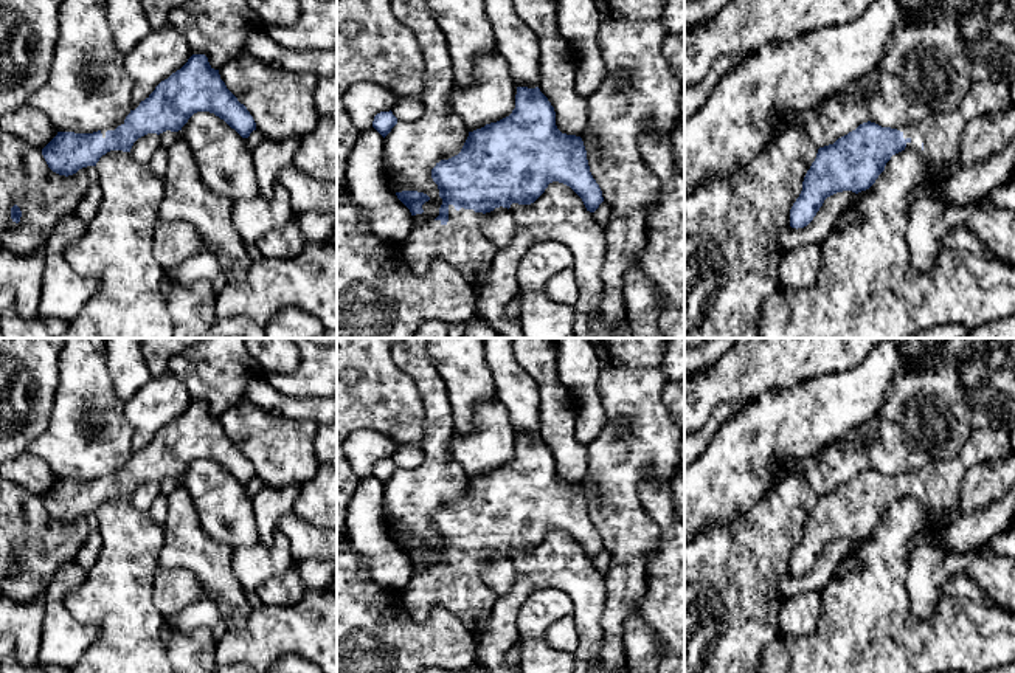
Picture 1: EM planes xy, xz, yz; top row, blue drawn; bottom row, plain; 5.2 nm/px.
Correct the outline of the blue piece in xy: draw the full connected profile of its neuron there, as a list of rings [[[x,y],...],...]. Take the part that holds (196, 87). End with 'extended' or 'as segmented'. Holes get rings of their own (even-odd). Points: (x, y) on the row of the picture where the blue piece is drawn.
[[[192,54],[188,62],[161,81],[140,104],[132,104],[130,113],[120,124],[93,133],[57,132],[42,149],[48,167],[59,175],[73,175],[87,166],[96,166],[110,150],[130,152],[133,143],[147,133],[178,132],[197,112],[210,112],[223,119],[242,138],[256,130],[256,123],[247,107],[227,88],[219,70],[214,70],[205,54]]]; extended

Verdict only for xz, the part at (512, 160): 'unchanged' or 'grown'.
grown

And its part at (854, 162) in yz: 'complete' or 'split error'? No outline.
split error

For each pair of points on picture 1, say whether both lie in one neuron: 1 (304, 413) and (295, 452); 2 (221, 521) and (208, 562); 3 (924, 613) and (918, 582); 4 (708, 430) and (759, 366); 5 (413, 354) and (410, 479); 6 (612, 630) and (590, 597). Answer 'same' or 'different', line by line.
1: different
2: different
3: same
4: different
5: same
6: different

